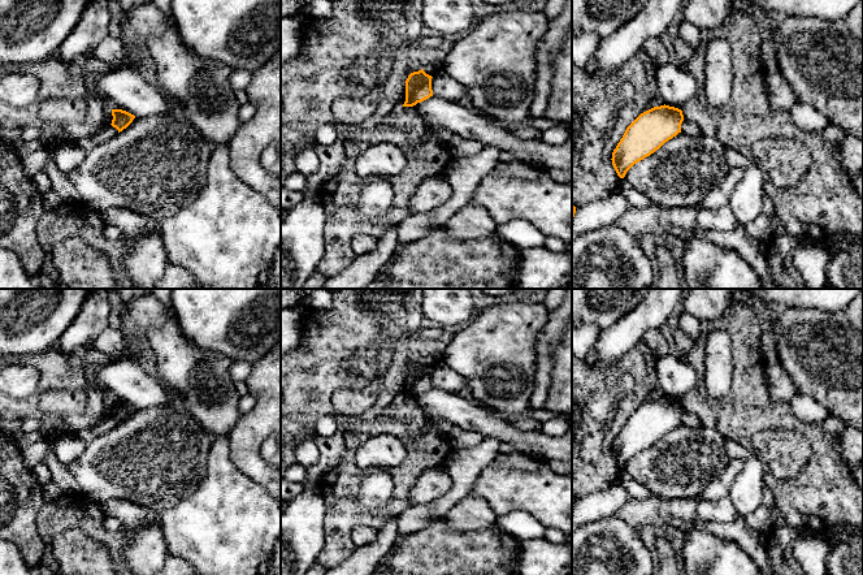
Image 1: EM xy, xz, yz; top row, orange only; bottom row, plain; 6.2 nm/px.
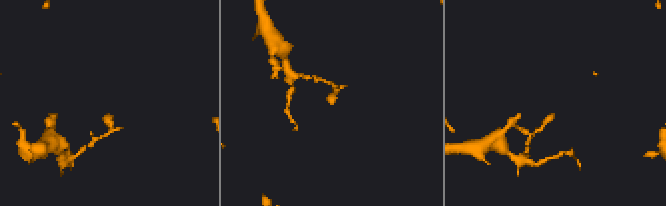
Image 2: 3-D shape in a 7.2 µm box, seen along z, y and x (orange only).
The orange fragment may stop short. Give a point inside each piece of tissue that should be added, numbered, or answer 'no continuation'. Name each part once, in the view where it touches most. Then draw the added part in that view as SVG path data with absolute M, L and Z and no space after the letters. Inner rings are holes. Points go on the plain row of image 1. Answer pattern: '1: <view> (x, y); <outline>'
no continuation

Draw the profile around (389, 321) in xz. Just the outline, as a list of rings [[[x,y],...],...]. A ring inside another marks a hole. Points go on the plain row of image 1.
[[[378,307],[378,327],[390,337],[394,337],[402,329],[402,321],[398,311]]]

